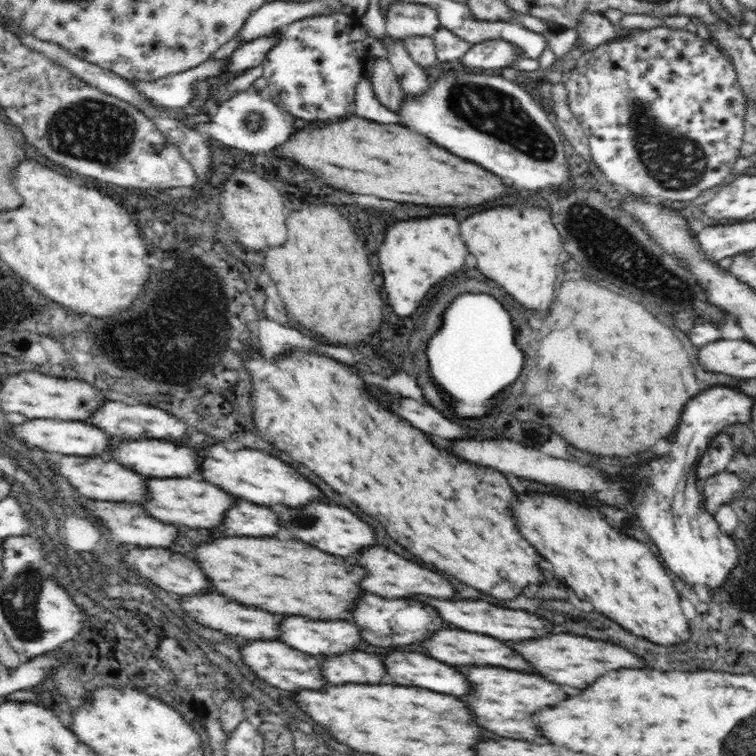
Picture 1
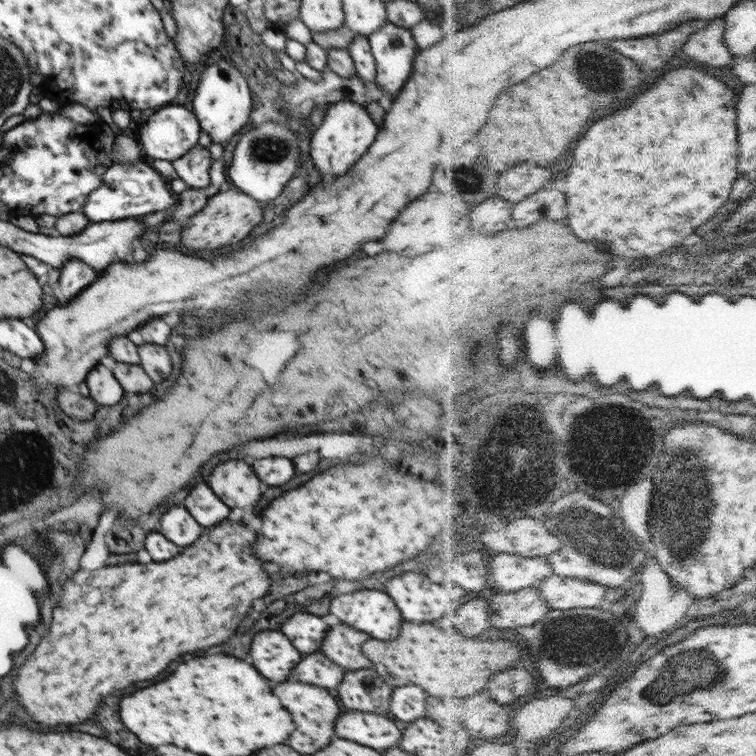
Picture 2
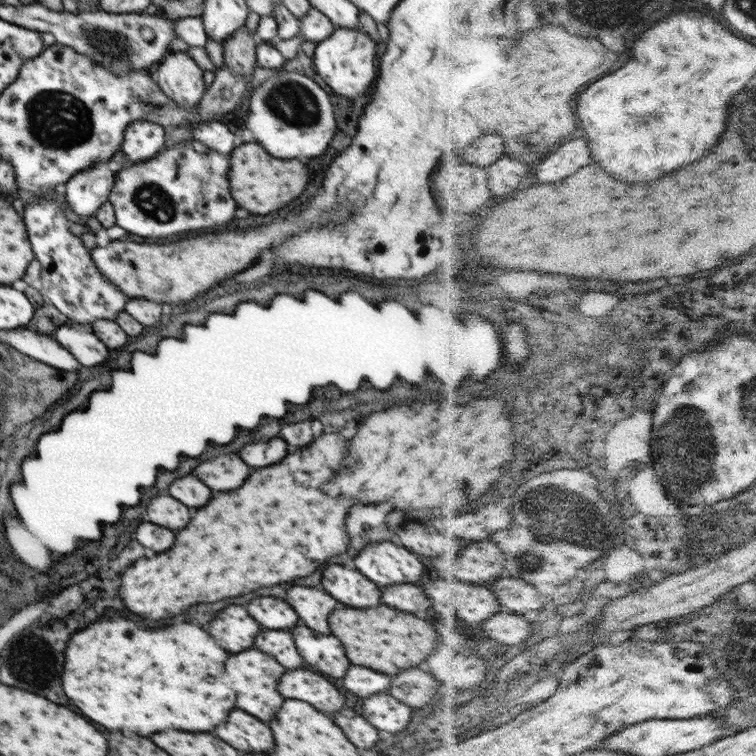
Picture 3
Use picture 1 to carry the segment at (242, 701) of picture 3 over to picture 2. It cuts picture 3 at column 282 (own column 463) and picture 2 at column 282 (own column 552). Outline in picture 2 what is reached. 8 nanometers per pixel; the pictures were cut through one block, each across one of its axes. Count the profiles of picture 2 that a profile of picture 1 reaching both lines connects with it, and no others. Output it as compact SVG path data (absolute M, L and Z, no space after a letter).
M302 682L278 684L272 692L280 698L282 706L292 714L294 724L296 724L296 730L292 732L292 738L286 742L290 748L294 748L300 754L314 754L322 746L330 744L330 740L334 736L334 724L342 714L334 696L326 690L318 688L318 686L308 686L308 684L302 684Z

